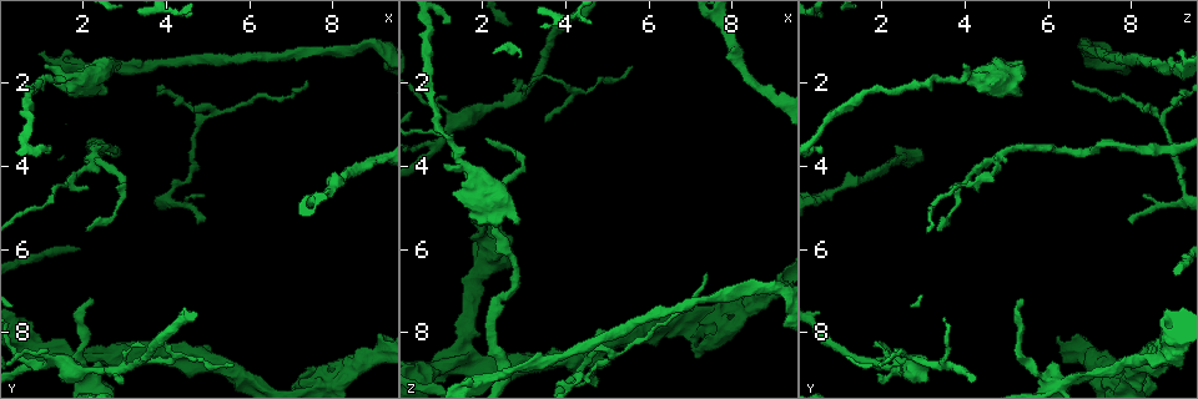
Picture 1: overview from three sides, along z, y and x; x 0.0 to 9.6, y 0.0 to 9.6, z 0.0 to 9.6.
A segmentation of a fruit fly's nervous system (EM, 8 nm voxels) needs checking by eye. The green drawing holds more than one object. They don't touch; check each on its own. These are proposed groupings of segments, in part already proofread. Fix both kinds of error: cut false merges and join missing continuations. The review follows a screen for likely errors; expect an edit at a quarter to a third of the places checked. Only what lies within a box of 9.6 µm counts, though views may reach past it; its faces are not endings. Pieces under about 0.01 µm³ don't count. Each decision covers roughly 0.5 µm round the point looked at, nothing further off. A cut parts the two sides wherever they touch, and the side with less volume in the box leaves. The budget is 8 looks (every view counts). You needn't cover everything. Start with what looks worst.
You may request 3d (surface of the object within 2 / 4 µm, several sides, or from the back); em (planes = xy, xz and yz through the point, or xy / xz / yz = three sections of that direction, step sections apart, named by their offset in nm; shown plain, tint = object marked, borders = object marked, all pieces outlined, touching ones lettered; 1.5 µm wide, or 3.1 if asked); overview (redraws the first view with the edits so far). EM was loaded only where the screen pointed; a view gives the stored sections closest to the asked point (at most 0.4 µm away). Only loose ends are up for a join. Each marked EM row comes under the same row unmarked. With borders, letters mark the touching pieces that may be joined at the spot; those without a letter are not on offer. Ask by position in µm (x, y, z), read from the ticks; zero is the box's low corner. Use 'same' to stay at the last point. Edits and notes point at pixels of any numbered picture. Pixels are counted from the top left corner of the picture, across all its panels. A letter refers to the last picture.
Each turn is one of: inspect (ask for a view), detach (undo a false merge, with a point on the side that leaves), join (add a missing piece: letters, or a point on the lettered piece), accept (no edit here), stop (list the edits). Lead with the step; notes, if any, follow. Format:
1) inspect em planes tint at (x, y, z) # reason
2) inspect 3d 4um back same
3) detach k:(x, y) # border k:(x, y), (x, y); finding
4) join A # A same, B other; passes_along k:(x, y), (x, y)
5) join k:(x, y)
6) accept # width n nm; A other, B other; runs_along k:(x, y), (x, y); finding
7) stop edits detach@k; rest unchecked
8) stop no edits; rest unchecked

inspect 3d 2um back at (2.80, 9.05, 1.90) # an open end

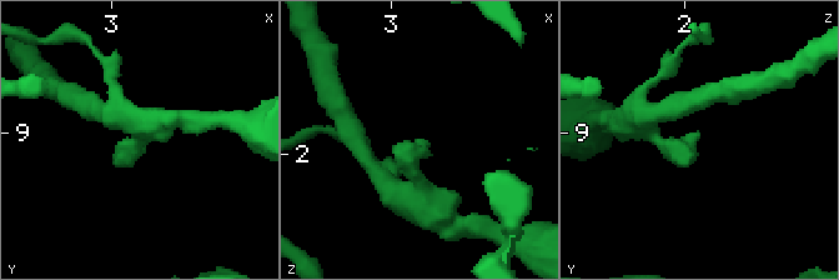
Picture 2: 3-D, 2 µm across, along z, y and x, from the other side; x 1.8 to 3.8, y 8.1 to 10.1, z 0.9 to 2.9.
inspect em xz step 8 borders at (2.76, 9.02, 1.90) # arms 3; now the EM

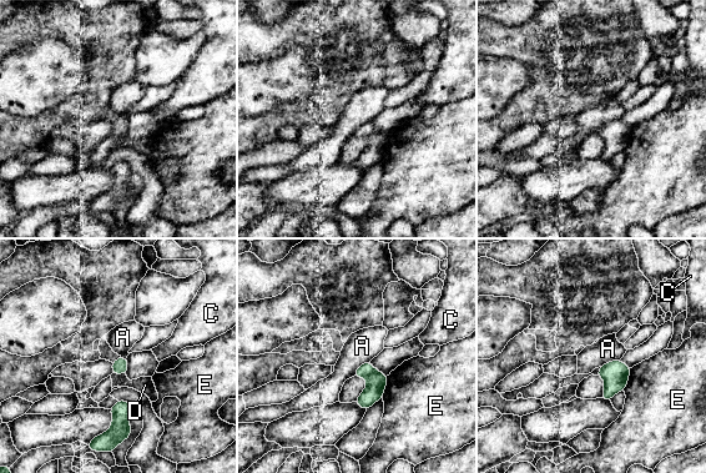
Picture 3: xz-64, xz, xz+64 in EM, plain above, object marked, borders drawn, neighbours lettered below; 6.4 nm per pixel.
inspect em yz step 8 borders same

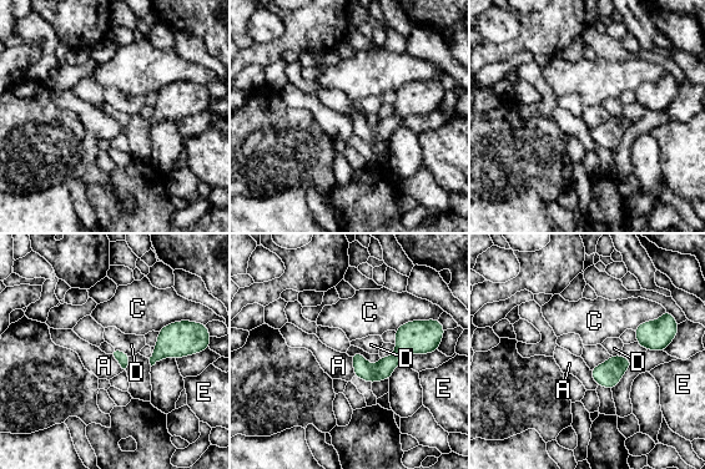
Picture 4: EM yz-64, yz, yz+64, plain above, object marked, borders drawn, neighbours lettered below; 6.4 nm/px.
accept # A other, C other, D other, E other; runs_along 4:(418, 326), (382, 371), (357, 373); none of them fits

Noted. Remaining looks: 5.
inspect em planes borders at (2.10, 5.55, 3.30) # tapers out

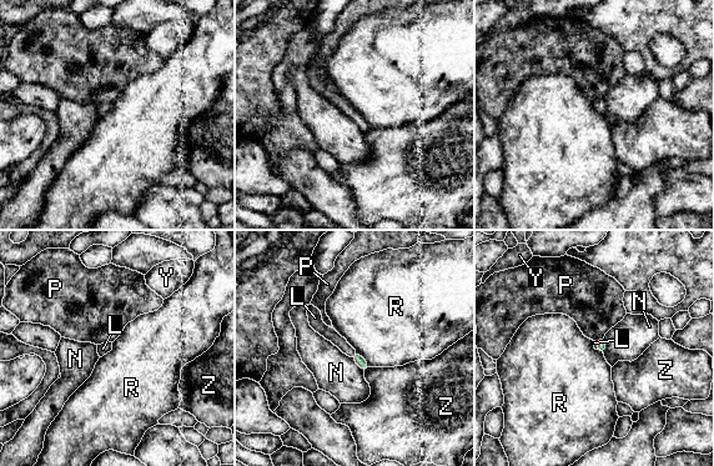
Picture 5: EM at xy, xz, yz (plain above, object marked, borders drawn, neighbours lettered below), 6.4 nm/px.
join L # width 70 nm; L same, N other, P other, R other, Y other, Z other; passes_along 5:(357, 357), (353, 354), (330, 334); the cell continues

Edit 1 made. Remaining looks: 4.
inspect em planes tint at (2.80, 1.45, 5.40) # branch stops here

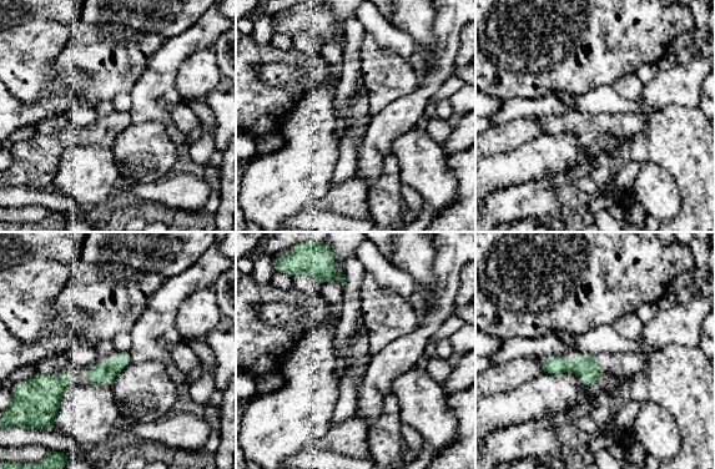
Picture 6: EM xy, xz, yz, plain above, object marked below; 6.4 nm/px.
inspect em planes borders same # see the neighbours

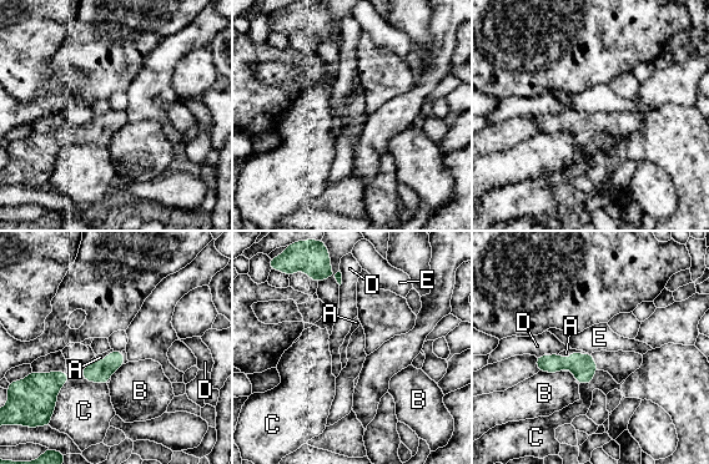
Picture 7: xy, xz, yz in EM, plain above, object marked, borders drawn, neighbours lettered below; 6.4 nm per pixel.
join A # A same, B other, C other, D other, E other; passes_along 7:(583, 367), (571, 352), (566, 353); the cell continues

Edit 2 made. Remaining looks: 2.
stop edits join@5, join@7; rest unchecked

